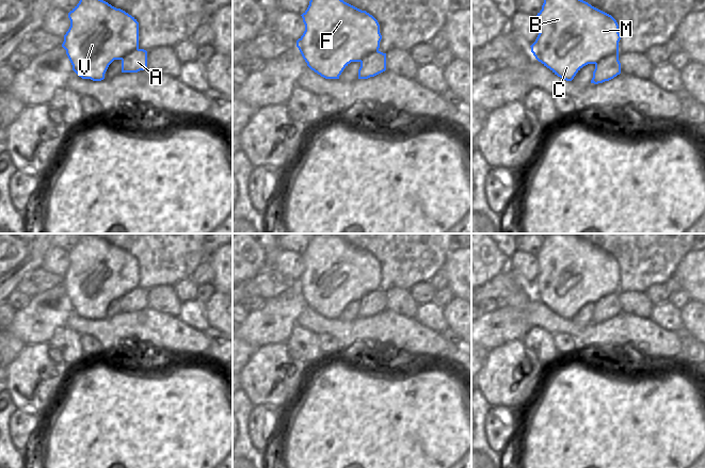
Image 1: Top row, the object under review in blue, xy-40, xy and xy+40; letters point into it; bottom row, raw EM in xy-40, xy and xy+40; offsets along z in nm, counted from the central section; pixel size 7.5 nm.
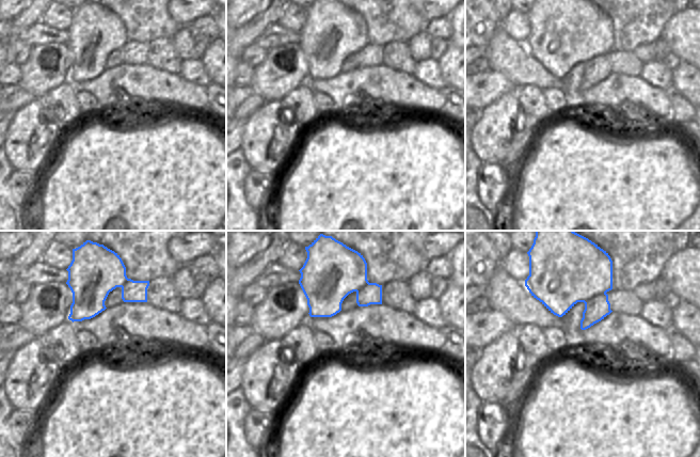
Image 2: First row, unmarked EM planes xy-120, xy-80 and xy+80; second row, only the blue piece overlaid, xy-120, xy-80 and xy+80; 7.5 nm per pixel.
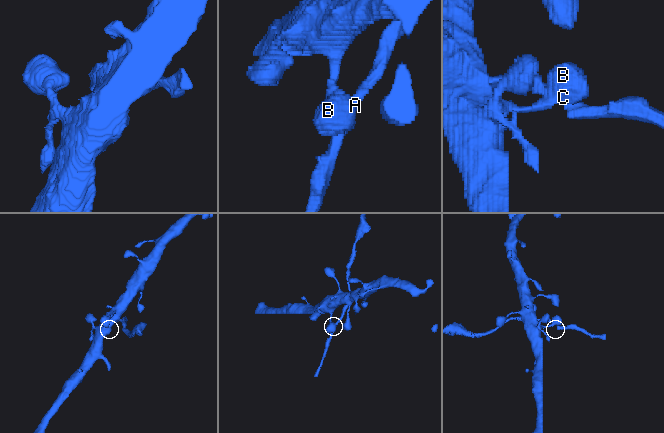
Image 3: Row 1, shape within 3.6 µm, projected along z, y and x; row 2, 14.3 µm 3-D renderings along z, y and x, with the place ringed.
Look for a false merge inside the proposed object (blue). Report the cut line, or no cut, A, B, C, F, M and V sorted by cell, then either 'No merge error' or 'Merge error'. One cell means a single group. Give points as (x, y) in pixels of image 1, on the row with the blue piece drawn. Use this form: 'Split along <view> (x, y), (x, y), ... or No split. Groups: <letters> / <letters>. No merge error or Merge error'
Split along xy+40 (618, 52), (603, 57), (595, 64). Groups: A / B C F M V. Merge error.

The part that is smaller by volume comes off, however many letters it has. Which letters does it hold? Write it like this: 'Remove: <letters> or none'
Remove: A

